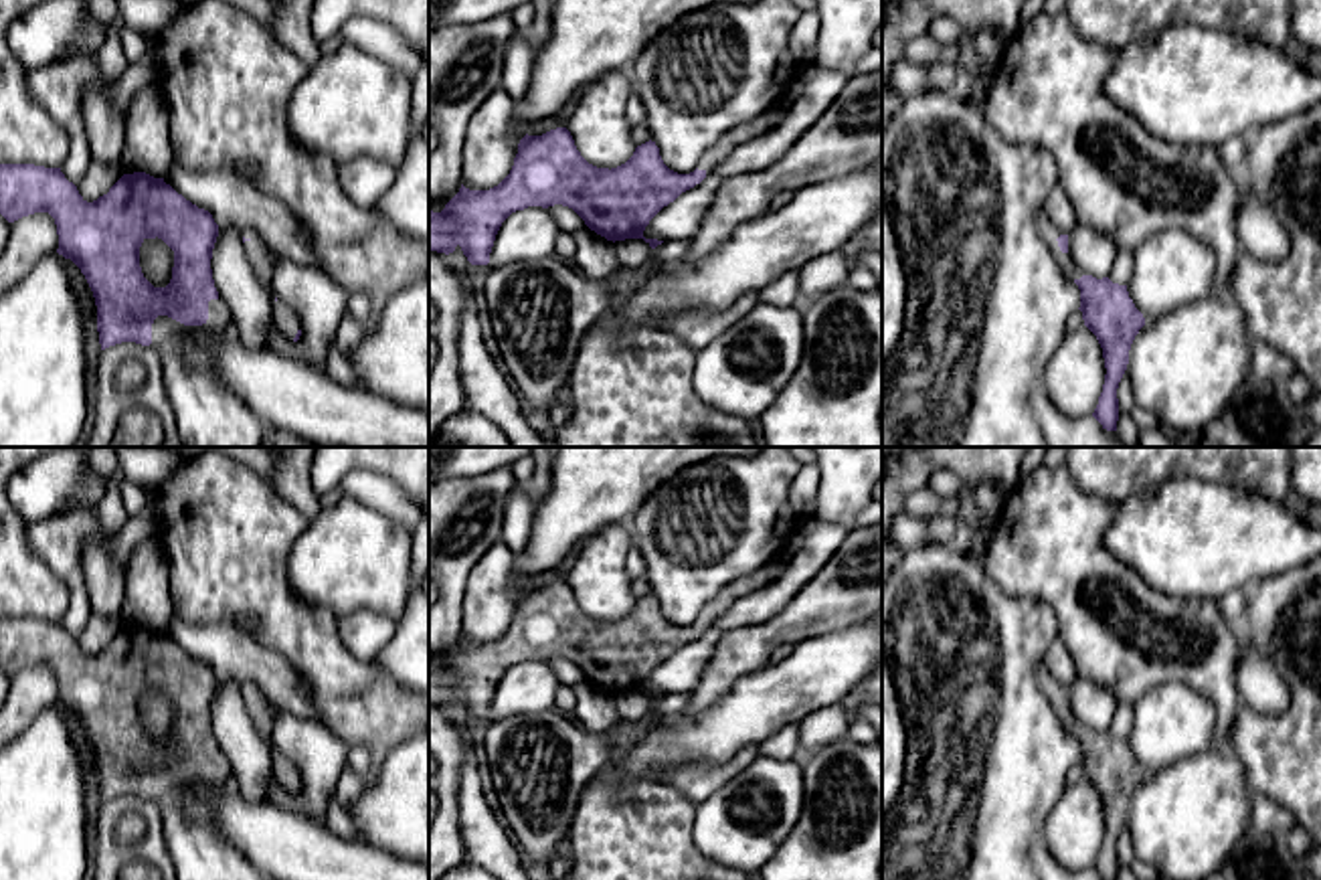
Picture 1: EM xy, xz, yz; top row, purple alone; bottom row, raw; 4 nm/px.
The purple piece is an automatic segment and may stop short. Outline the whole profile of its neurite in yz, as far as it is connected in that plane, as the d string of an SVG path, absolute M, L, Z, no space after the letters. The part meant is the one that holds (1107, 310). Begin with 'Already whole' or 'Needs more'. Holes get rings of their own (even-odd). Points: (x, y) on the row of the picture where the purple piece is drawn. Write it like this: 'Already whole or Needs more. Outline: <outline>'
Needs more. Outline: M1044 210L1036 214L1040 235L1052 249L1062 271L1080 289L1080 312L1084 326L1096 336L1105 358L1105 384L1092 417L1107 431L1117 431L1119 399L1117 388L1129 364L1129 350L1145 326L1143 314L1129 297L1127 285L1113 283L1109 277L1084 275L1068 253L1068 233L1058 231Z

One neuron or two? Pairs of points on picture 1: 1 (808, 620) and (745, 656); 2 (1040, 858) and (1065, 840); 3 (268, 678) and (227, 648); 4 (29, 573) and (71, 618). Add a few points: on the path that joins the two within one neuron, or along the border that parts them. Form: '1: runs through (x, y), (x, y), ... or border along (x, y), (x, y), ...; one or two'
1: runs through (791, 626), (761, 640); one
2: border along (1040, 832), (1046, 850), (1054, 858); two
3: runs through (257, 668), (237, 658); one
4: border along (49, 567), (69, 591), (69, 609), (61, 620); two

